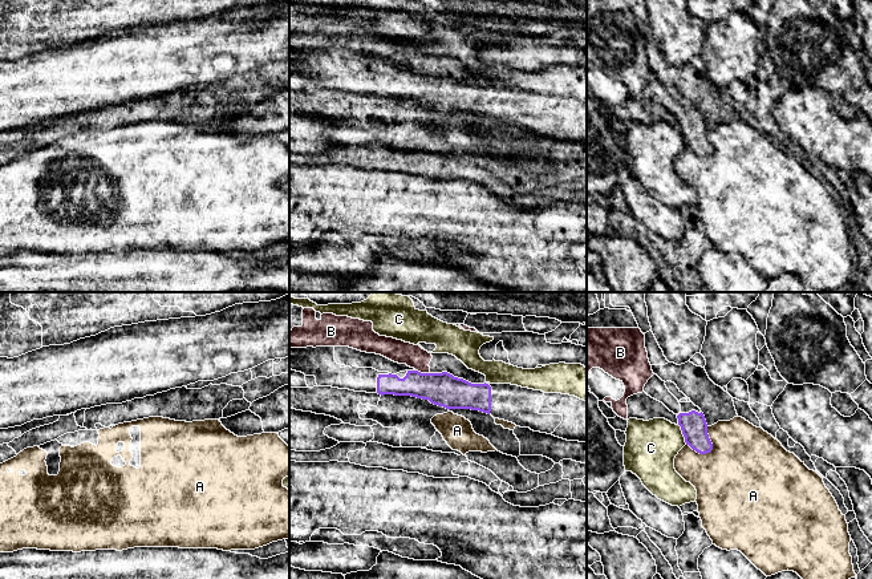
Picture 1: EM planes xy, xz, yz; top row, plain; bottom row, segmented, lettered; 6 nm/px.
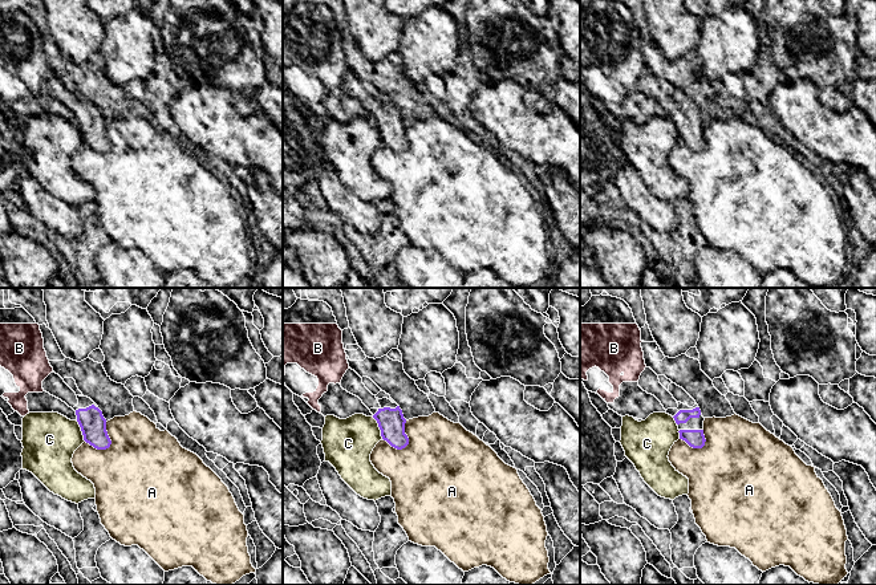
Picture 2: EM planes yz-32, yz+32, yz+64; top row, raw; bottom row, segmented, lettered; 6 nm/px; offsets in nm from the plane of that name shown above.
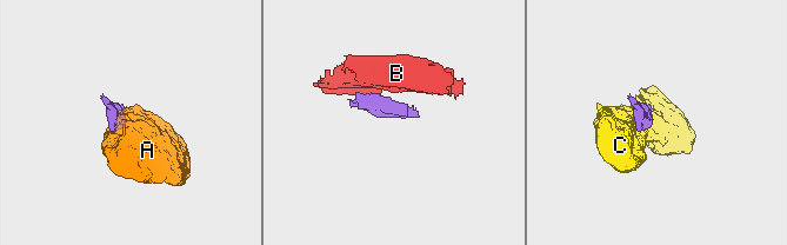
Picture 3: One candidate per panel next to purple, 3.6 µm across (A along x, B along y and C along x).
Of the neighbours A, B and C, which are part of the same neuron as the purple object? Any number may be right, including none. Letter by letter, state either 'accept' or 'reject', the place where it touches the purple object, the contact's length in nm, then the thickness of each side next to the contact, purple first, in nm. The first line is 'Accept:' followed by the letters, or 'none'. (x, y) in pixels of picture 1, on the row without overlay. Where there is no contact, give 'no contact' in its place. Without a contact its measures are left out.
Accept: none
A: reject; meets purple in yz at (712, 146); contact 180 nm long; 160 nm thick on the purple side, 480 nm on the other
B: reject; meets purple in xz at (422, 76); contact 90 nm long; 200 nm thick on the purple side, 140 nm on the other
C: reject; meets purple in yz at (682, 136); contact 140 nm long; 160 nm thick on the purple side, 320 nm on the other

